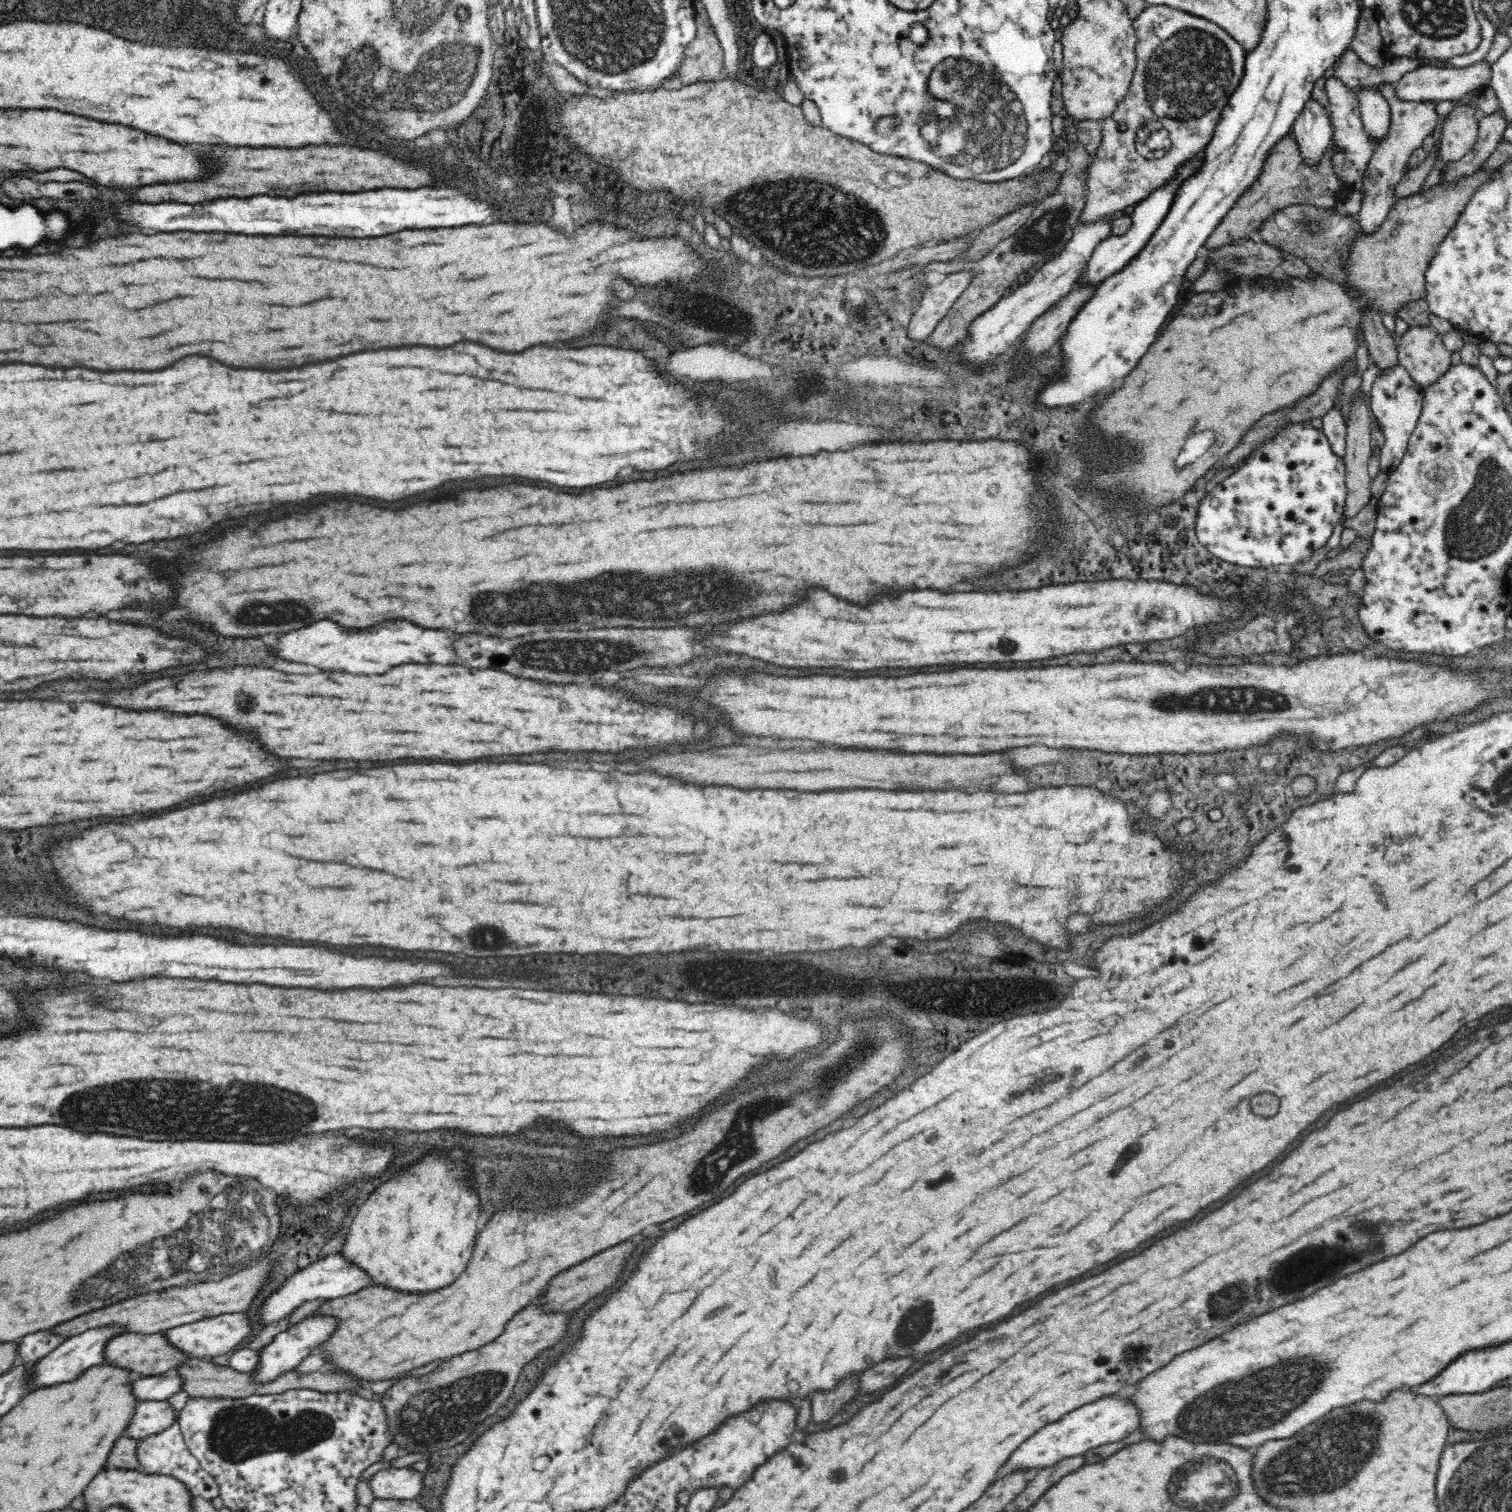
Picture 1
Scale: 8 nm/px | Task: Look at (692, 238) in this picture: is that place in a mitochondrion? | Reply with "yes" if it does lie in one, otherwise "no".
no

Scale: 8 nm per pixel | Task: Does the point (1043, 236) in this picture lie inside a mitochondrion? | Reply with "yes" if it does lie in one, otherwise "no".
yes

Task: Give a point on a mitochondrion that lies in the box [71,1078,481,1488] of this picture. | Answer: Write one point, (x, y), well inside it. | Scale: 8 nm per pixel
(237, 1433)

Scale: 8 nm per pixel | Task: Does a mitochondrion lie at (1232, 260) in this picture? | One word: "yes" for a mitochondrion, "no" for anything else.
yes

